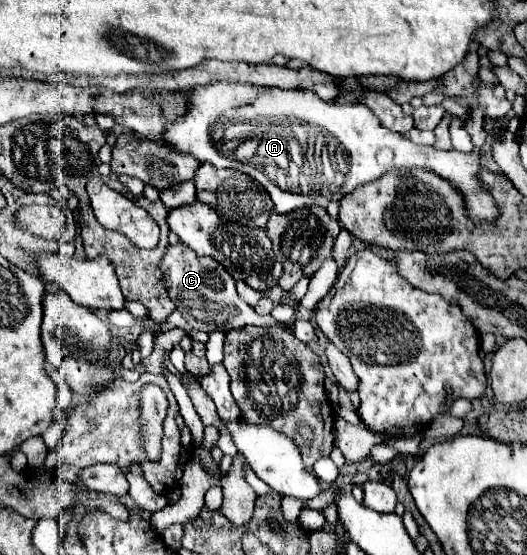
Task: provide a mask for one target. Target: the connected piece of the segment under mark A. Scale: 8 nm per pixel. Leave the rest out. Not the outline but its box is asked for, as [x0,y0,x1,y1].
[161,81,499,221]

